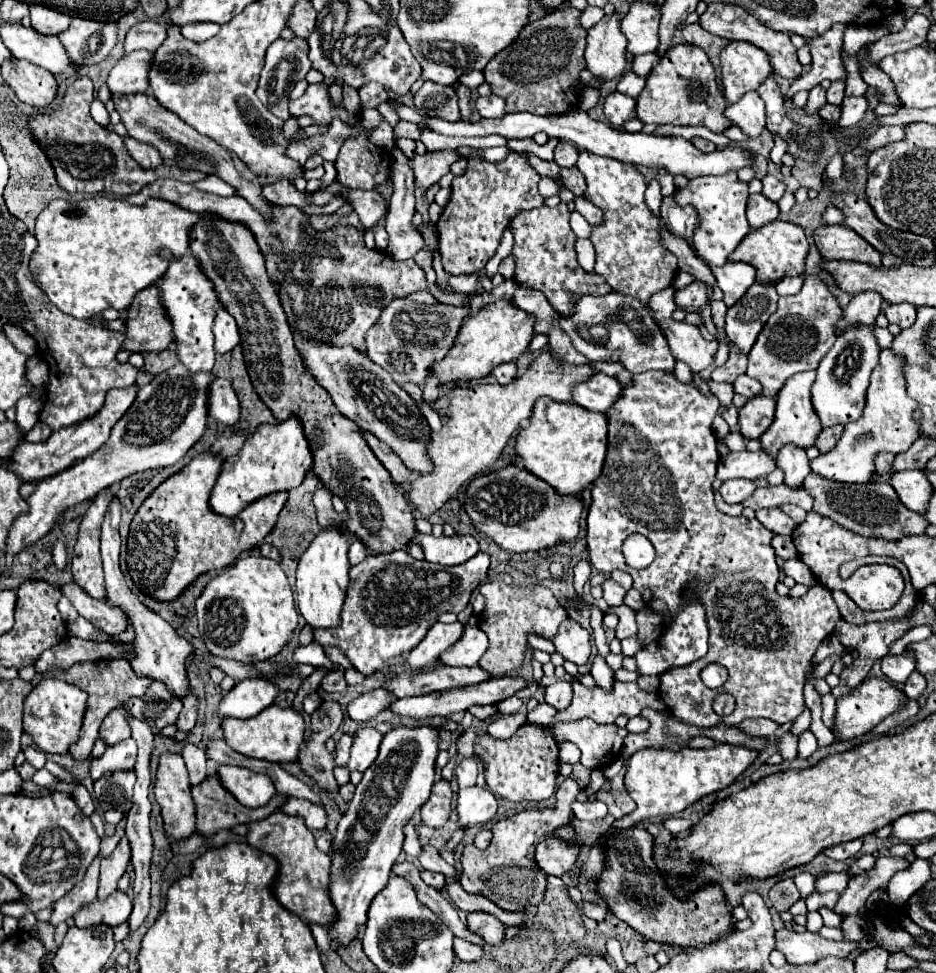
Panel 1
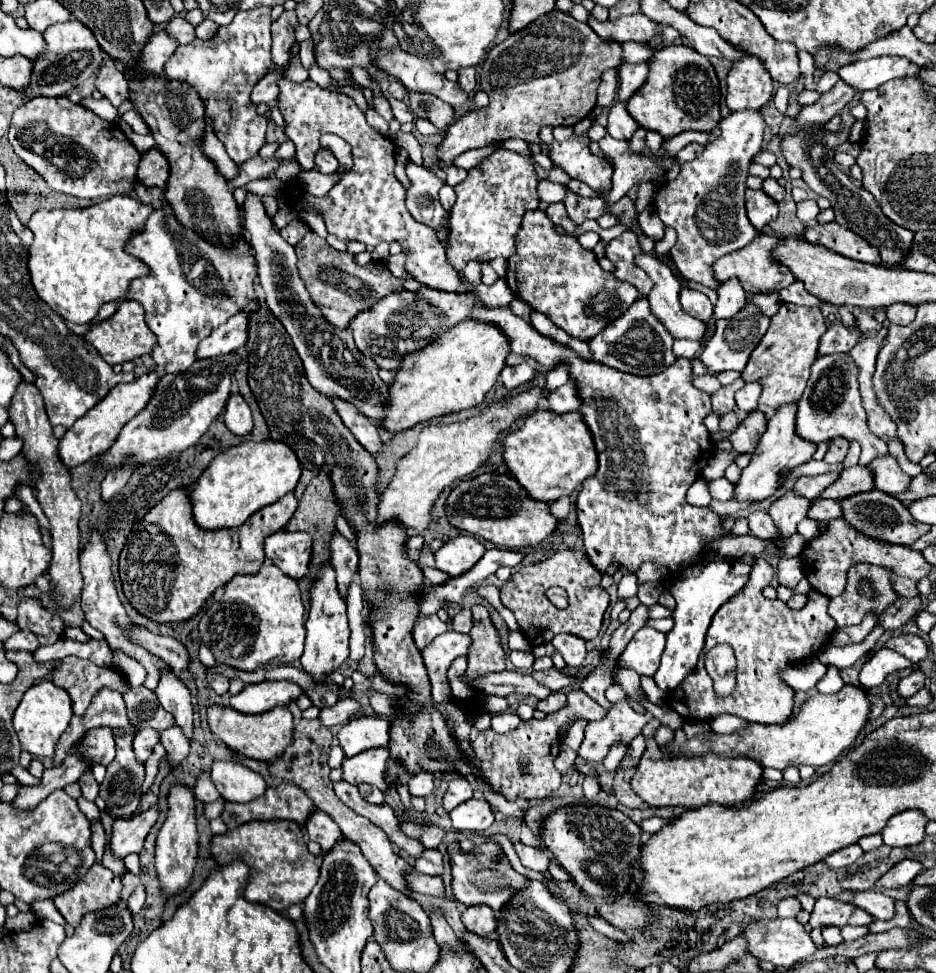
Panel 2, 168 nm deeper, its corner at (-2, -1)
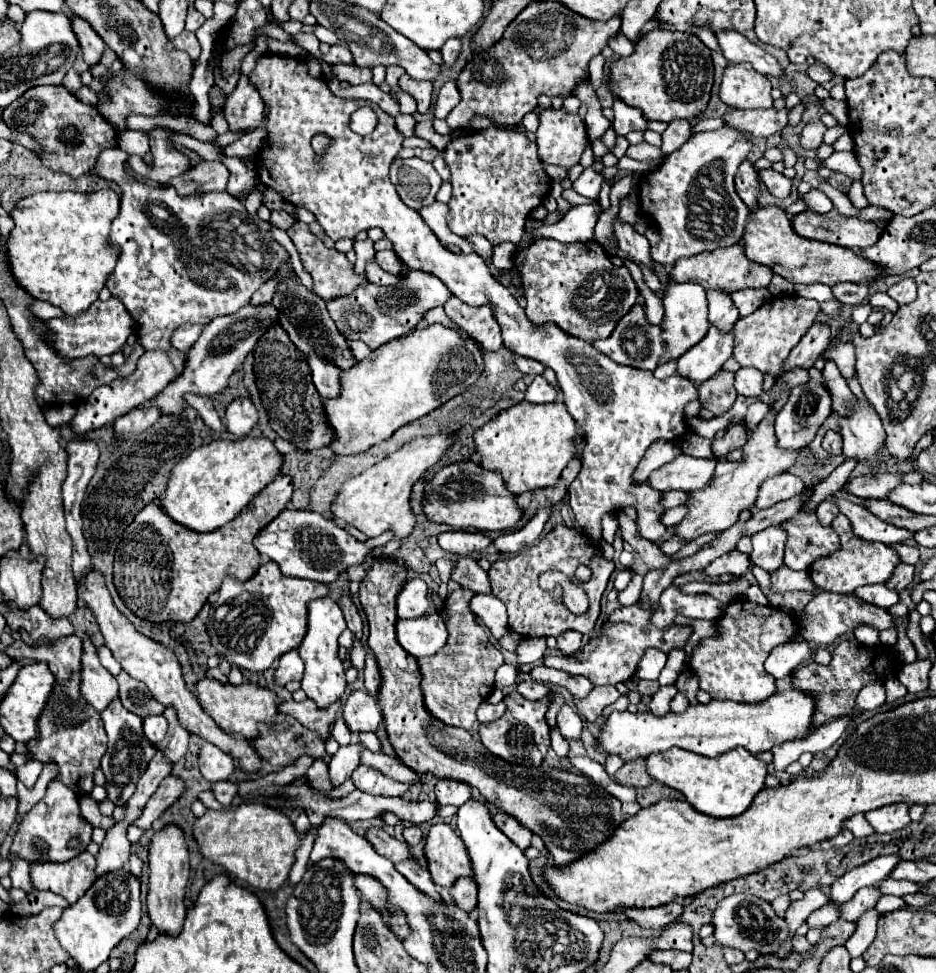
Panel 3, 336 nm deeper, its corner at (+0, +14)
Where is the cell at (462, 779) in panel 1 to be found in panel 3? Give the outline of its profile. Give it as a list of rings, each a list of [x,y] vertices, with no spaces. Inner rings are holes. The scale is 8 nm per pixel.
[[[440,779],[436,783],[436,801],[440,805],[464,805],[464,801],[470,799],[470,785],[460,783],[460,781],[450,781],[450,779]]]

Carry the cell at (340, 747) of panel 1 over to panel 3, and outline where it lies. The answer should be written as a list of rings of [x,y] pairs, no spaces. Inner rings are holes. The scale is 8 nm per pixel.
[[[352,691],[344,703],[344,721],[352,733],[374,731],[380,725],[380,707],[366,691]]]

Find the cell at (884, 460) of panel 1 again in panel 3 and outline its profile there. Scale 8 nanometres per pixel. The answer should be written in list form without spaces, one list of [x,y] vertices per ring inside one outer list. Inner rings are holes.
[[[810,369],[810,383],[808,385],[802,385],[802,387],[796,387],[792,389],[790,393],[790,399],[788,403],[782,407],[782,411],[776,415],[776,421],[774,421],[774,431],[776,431],[776,437],[778,437],[778,447],[782,449],[792,449],[792,451],[802,451],[816,435],[818,427],[826,421],[826,417],[830,415],[830,395],[828,391],[820,385],[820,379],[822,379],[822,371],[818,369]]]

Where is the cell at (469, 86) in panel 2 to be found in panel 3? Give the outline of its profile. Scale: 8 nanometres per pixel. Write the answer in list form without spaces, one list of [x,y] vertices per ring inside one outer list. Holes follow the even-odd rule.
[[[452,37],[450,41],[446,41],[446,45],[442,45],[442,51],[440,53],[442,53],[444,63],[446,65],[452,65],[458,59],[458,55],[460,55],[460,39]]]

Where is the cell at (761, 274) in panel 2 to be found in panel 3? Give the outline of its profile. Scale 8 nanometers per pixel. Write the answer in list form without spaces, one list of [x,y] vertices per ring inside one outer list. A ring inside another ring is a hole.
[[[738,243],[734,247],[726,247],[726,249],[716,249],[712,253],[700,253],[696,257],[686,257],[686,259],[678,259],[672,269],[670,269],[670,279],[674,283],[698,283],[702,285],[706,291],[708,289],[720,289],[722,293],[736,293],[742,289],[758,289],[758,287],[766,287],[772,279],[772,271],[766,265],[754,263],[750,259],[746,259],[744,255],[744,247],[740,247]]]

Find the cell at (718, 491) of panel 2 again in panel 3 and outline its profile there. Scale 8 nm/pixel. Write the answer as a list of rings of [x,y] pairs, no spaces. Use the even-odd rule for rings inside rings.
[[[678,455],[670,463],[662,465],[660,469],[652,471],[648,477],[648,485],[658,489],[660,493],[666,491],[696,491],[702,489],[714,473],[716,461],[712,459],[696,459],[688,455]]]

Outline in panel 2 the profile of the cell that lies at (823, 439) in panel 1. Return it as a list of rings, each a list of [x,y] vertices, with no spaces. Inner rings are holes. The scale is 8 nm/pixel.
[[[832,438],[830,440],[830,446],[828,446],[828,452],[826,452],[826,456],[824,456],[824,462],[828,462],[828,464],[838,464],[838,462],[842,462],[844,460],[844,456],[846,456],[846,452],[848,452],[848,446],[850,446],[850,442],[848,440],[844,440],[844,438]]]

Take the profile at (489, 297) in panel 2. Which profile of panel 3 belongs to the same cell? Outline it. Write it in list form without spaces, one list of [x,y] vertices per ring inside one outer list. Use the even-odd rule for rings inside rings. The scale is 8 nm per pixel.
[[[408,271],[402,277],[402,281],[394,287],[364,283],[364,285],[358,285],[354,293],[328,301],[326,309],[330,309],[332,321],[336,323],[338,331],[346,339],[364,341],[374,351],[386,341],[392,341],[404,333],[410,333],[422,321],[422,313],[426,313],[432,307],[442,307],[450,297],[452,297],[450,289],[446,289],[446,285],[432,273]]]

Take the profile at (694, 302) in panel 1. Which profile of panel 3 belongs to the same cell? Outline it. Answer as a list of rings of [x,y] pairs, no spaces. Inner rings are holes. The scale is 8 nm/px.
[[[670,283],[664,293],[664,319],[662,319],[662,339],[666,341],[666,353],[662,353],[662,363],[680,359],[690,347],[694,347],[698,341],[704,339],[708,333],[708,311],[706,311],[706,291],[696,283]]]

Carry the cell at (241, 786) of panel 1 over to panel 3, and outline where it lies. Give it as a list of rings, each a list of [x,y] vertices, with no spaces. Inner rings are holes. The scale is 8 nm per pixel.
[[[204,743],[198,753],[198,767],[206,781],[228,781],[228,777],[236,771],[236,763],[230,755],[220,751],[212,743]]]

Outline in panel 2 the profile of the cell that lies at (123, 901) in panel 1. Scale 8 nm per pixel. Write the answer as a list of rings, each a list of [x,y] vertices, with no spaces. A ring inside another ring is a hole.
[[[94,864],[72,890],[56,896],[54,904],[66,918],[66,922],[76,928],[84,914],[120,904],[122,888],[124,886],[120,878],[116,878],[102,864]]]

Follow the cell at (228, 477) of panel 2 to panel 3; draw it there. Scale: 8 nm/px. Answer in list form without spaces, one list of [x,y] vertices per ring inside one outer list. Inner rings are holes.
[[[242,437],[236,441],[214,441],[194,449],[170,471],[170,481],[160,497],[164,513],[190,531],[210,533],[232,521],[278,473],[282,455],[266,437]]]

